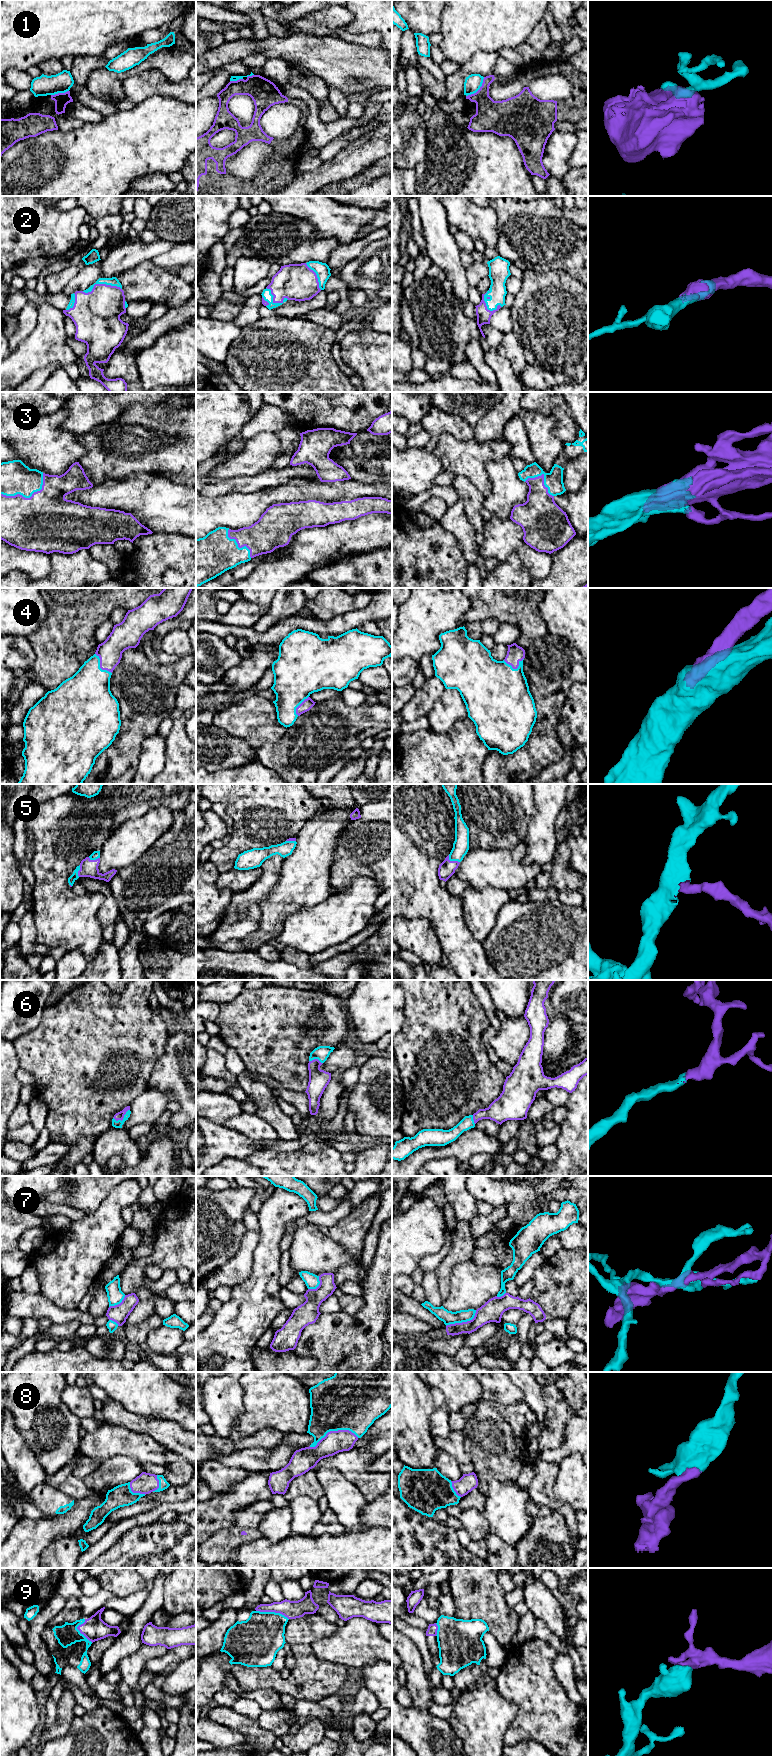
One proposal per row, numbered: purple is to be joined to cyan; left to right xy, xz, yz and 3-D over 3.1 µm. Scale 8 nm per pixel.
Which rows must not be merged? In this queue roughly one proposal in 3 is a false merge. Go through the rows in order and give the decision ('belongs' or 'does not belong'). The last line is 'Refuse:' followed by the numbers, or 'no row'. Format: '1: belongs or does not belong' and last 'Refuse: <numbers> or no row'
1: does not belong
2: belongs
3: belongs
4: belongs
5: belongs
6: belongs
7: does not belong
8: belongs
9: belongs
Refuse: 1, 7

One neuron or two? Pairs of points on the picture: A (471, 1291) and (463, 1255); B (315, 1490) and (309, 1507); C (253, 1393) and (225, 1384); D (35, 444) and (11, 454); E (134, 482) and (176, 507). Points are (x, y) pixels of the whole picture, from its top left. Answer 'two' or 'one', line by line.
A: two
B: two
C: two
D: two
E: one

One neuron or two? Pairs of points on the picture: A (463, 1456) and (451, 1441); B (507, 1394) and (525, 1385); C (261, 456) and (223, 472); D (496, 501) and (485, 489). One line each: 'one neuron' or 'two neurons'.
A: one neuron
B: two neurons
C: one neuron
D: two neurons

